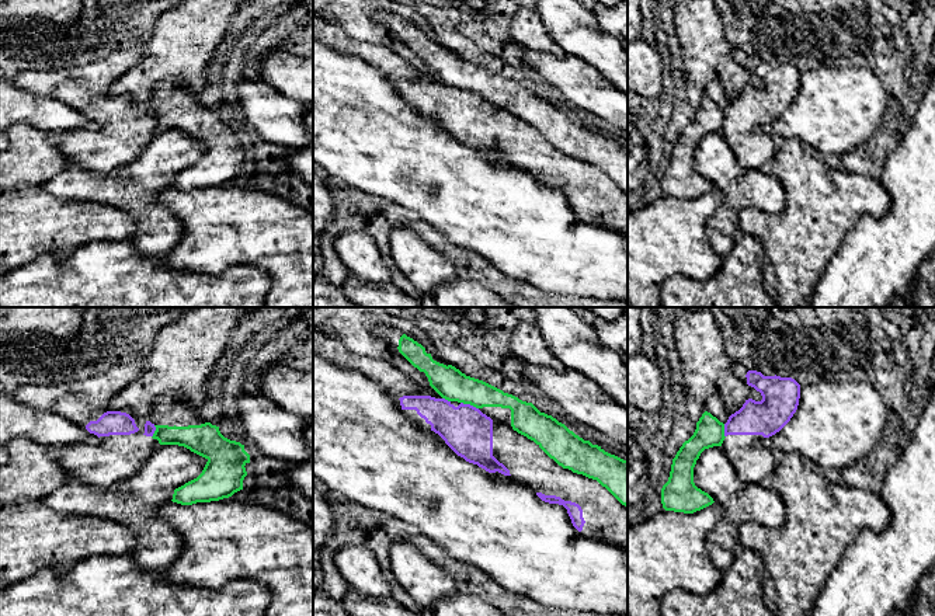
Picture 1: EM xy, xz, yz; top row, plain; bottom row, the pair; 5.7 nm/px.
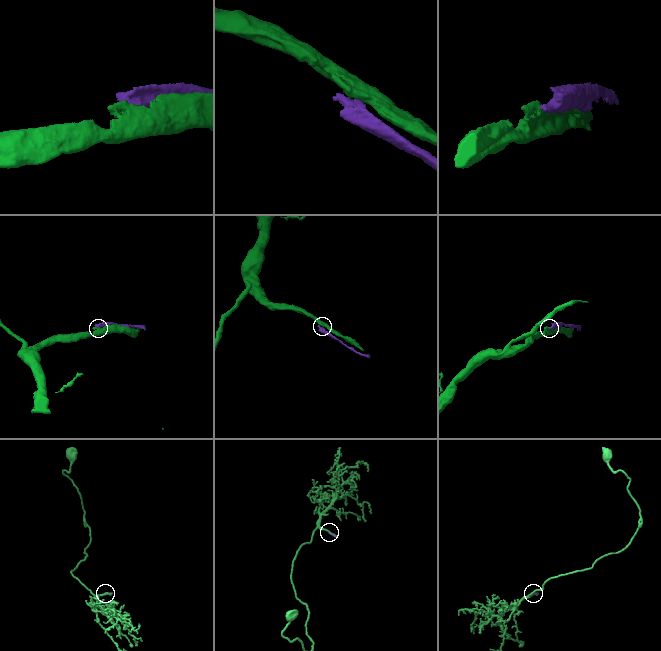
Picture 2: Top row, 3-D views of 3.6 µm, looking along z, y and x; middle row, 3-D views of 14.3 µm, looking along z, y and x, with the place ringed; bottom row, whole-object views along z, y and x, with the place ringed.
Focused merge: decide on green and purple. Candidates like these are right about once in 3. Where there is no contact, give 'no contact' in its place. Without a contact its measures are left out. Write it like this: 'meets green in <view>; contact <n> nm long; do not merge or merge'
meets green in xz; contact 110 nm long; do not merge

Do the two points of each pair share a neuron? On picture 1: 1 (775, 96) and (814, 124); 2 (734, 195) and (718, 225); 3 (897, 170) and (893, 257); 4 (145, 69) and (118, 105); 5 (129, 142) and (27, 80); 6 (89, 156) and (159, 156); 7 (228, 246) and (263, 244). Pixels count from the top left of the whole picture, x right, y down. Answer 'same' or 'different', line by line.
1: different
2: same
3: same
4: different
5: same
6: different
7: same

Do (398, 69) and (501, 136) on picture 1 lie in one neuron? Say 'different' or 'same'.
same

